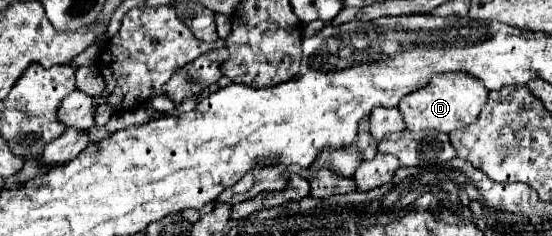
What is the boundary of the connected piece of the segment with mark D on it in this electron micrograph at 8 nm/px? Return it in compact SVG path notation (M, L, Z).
M445 72L445 74L435 74L425 88L407 94L399 102L397 108L403 114L409 130L413 130L413 132L439 130L439 132L449 134L453 130L461 130L477 120L483 106L487 104L487 94L489 94L489 90L477 78L473 78L465 72Z

